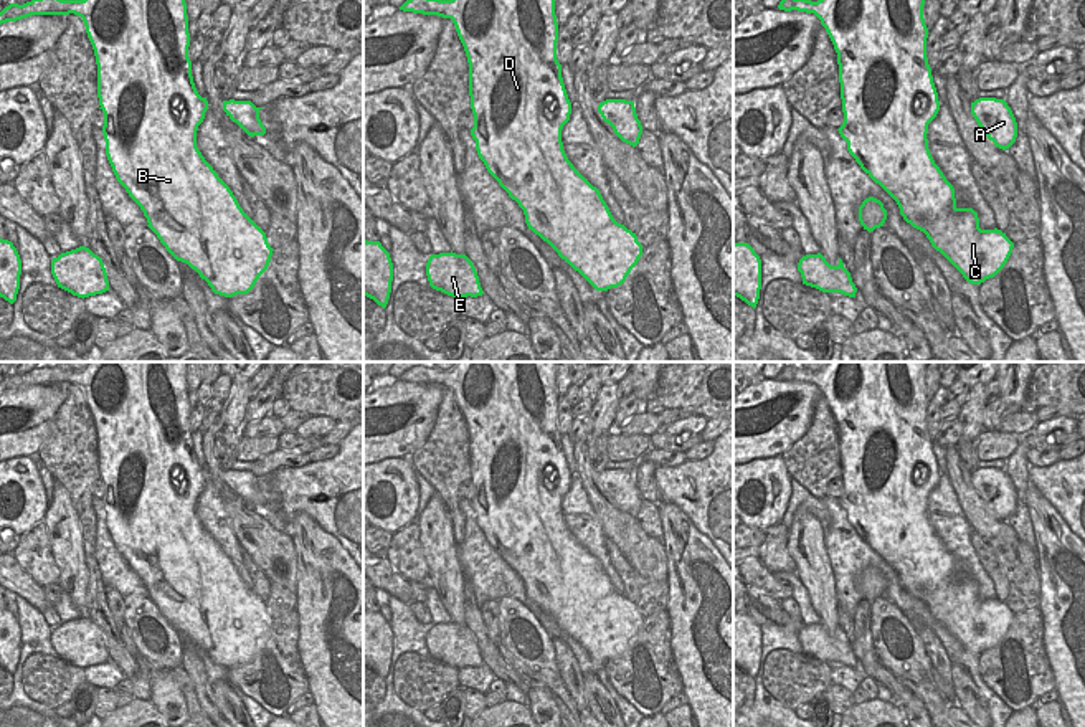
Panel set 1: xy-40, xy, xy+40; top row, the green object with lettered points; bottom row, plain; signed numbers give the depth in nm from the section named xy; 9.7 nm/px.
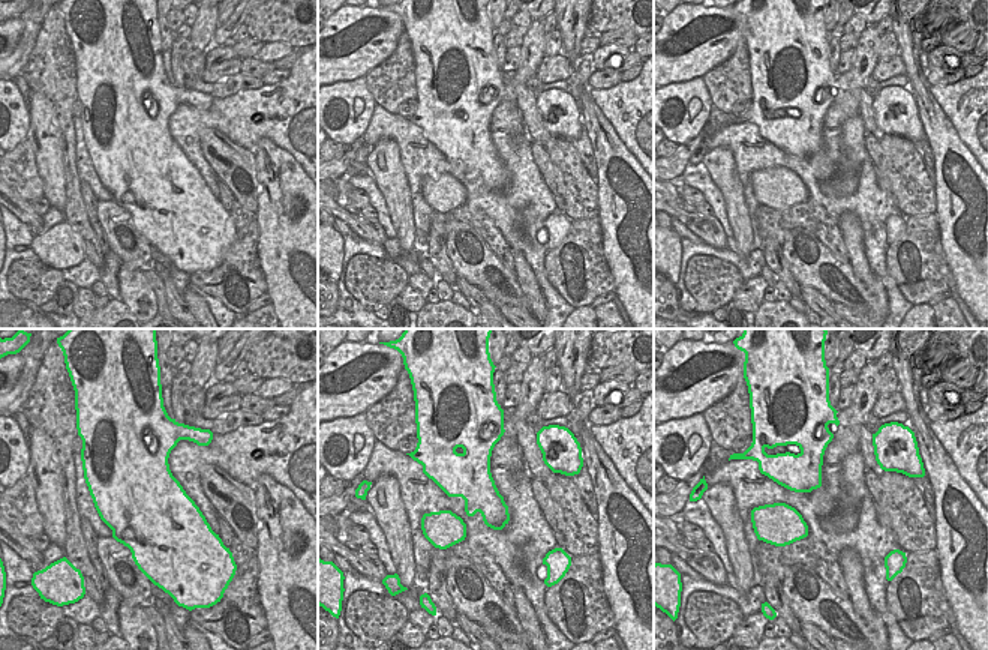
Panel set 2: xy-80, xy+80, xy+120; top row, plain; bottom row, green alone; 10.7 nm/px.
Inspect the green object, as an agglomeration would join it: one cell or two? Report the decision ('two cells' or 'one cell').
one cell

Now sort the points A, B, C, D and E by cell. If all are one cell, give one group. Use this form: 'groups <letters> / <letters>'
groups A B C D E

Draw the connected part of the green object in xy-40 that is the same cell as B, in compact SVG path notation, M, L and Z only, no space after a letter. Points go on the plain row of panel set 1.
M89 362L84 370L58 367L33 368L23 375L10 373L0 382L0 395L31 385L69 385L83 388L97 435L97 468L104 482L102 504L106 525L117 552L140 577L147 596L165 620L195 639L215 664L233 668L248 664L268 639L272 618L266 603L243 582L230 557L218 547L197 517L197 501L208 479L192 446L188 428L190 403L187 362Z

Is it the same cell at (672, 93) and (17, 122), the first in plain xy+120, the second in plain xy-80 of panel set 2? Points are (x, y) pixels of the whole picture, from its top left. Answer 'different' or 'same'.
same

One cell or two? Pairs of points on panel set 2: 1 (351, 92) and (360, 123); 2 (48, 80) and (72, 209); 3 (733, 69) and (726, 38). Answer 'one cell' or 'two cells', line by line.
1: one cell
2: one cell
3: two cells

